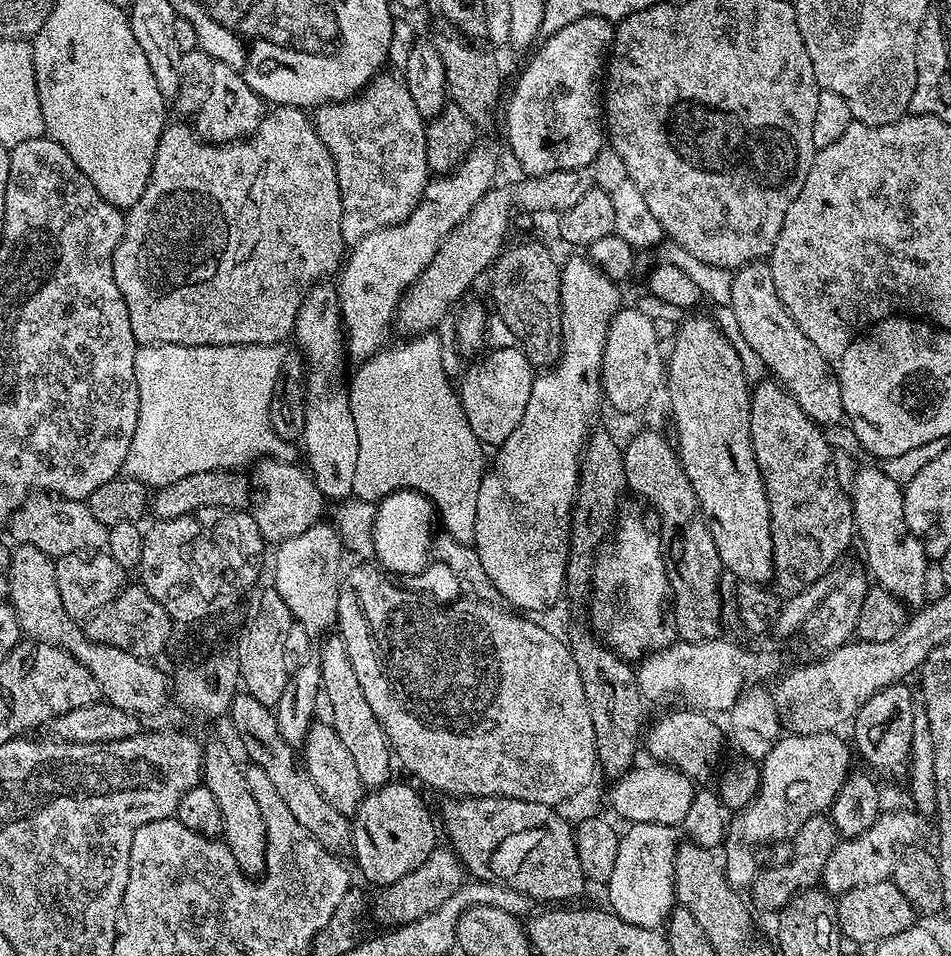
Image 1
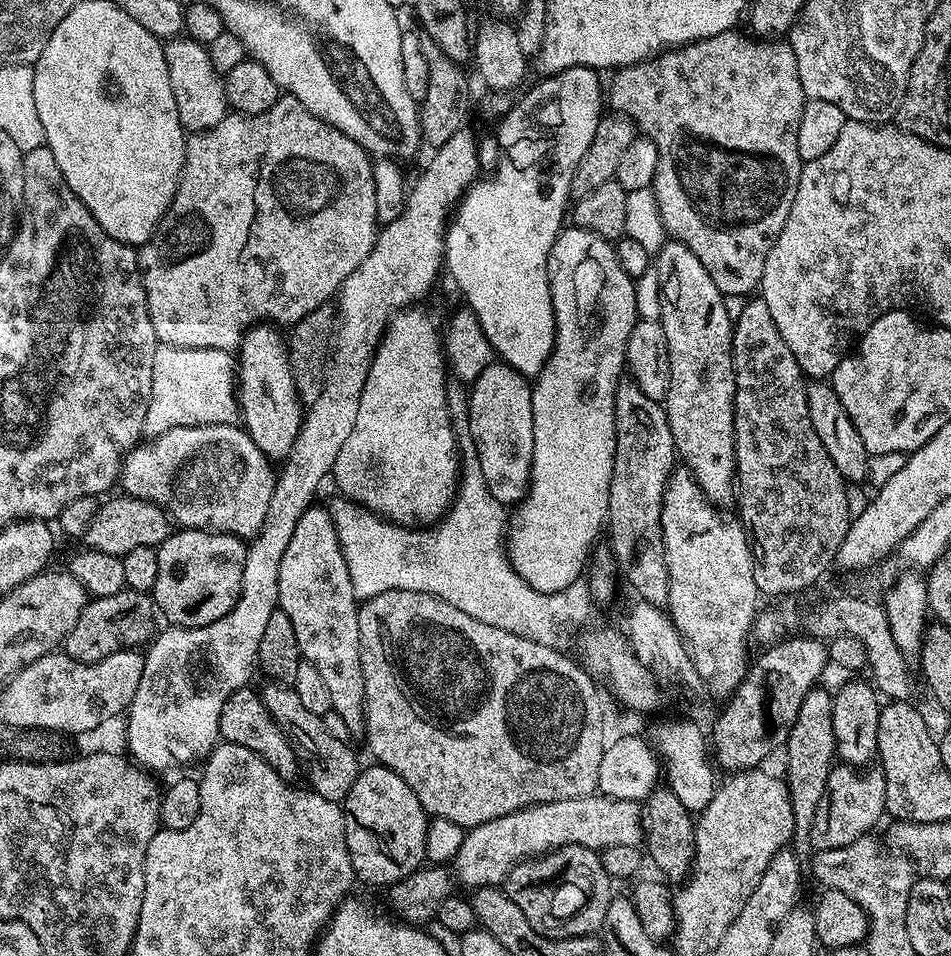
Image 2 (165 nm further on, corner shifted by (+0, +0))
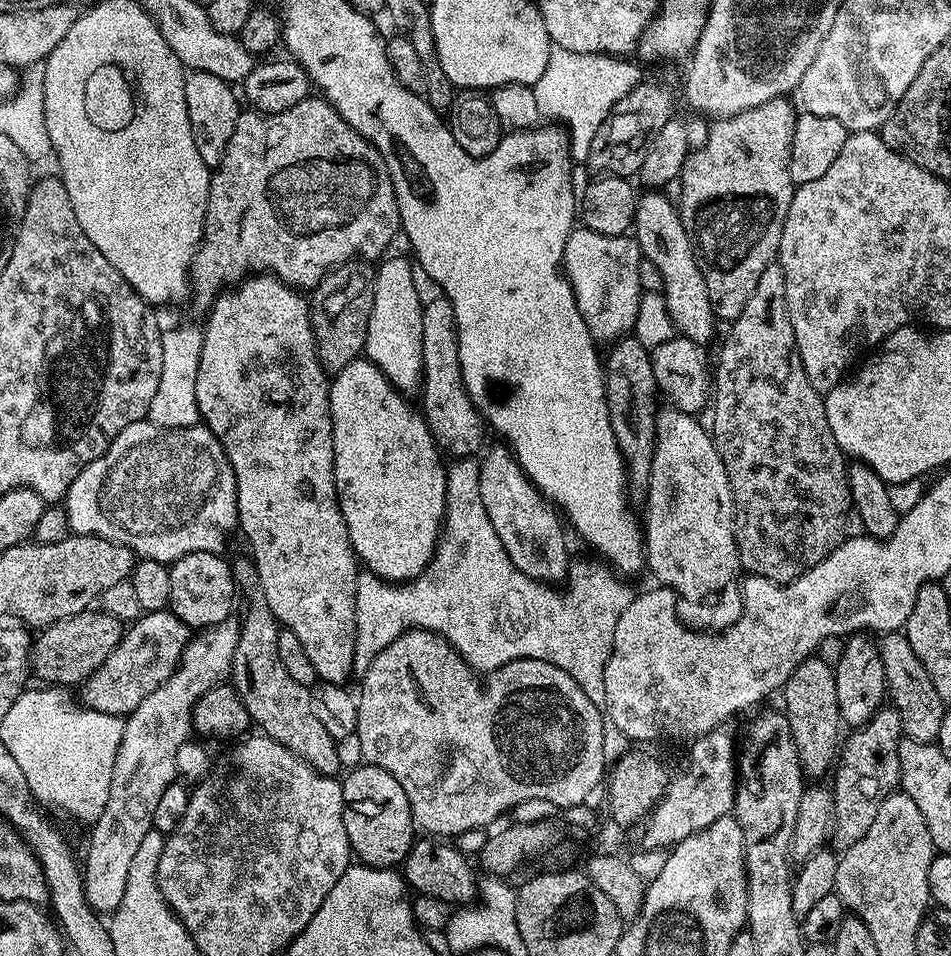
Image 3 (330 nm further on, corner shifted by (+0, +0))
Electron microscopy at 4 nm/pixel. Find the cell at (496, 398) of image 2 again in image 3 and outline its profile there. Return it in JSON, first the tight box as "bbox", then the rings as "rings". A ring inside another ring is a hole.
{"bbox":[478,447,570,585],"rings":[[[489,447],[480,460],[478,491],[482,494],[482,506],[486,506],[494,531],[502,546],[506,546],[506,554],[510,554],[510,562],[514,562],[514,566],[531,580],[555,585],[555,580],[563,581],[567,577],[570,563],[568,544],[564,541],[565,525],[557,509],[532,485],[507,447],[499,447]]]}

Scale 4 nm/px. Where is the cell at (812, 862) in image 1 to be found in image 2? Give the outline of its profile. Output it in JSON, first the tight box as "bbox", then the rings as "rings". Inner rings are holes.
{"bbox":[806,762,886,852],"rings":[[[843,762],[837,763],[831,770],[830,774],[826,778],[826,790],[824,791],[824,797],[822,802],[818,802],[818,814],[814,814],[814,826],[809,828],[806,832],[807,839],[812,840],[813,846],[816,852],[822,850],[834,850],[835,848],[841,848],[842,846],[850,846],[858,838],[869,835],[873,831],[872,827],[879,822],[880,819],[885,819],[886,813],[884,807],[886,806],[886,778],[884,777],[884,770],[879,766],[868,766],[863,770],[853,768],[851,764]]]}

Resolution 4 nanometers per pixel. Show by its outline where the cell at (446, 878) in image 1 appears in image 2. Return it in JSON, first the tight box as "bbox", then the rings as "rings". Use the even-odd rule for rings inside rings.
{"bbox":[454,794,645,890],"rings":[[[593,794],[558,802],[531,804],[528,808],[519,808],[502,818],[490,818],[490,822],[482,822],[478,826],[467,829],[464,833],[464,841],[454,859],[454,871],[457,881],[463,887],[465,884],[468,890],[494,888],[503,885],[515,864],[539,858],[568,844],[603,850],[610,846],[637,846],[645,836],[642,808],[634,801],[620,801],[601,794]]]}

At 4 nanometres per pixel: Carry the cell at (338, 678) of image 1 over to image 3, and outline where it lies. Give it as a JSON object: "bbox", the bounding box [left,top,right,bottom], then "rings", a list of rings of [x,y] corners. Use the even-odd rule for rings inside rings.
{"bbox":[194,274,360,685],"rings":[[[252,274],[241,280],[239,284],[221,292],[211,308],[207,309],[206,316],[208,316],[208,321],[202,324],[204,337],[202,338],[202,354],[198,358],[198,378],[194,382],[194,398],[198,398],[198,410],[203,427],[209,428],[216,435],[222,450],[226,450],[226,458],[232,463],[238,494],[238,518],[240,519],[238,528],[241,533],[244,531],[244,536],[248,539],[249,550],[247,551],[258,570],[260,589],[264,592],[270,610],[276,615],[277,622],[290,629],[298,637],[298,642],[302,642],[317,677],[325,684],[347,685],[348,679],[353,679],[354,676],[352,667],[354,666],[354,638],[356,637],[356,587],[360,572],[336,493],[332,415],[328,401],[330,376],[320,365],[320,359],[316,353],[309,301],[303,291],[285,284],[274,275]]]}

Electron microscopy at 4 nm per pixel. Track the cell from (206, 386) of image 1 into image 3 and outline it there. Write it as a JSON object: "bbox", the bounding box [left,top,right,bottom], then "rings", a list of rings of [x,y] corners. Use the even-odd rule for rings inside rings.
{"bbox":[147,328,203,428],"rings":[[[167,328],[160,333],[162,342],[162,378],[154,402],[150,402],[147,419],[163,428],[194,428],[201,423],[194,382],[198,378],[198,358],[202,354],[203,331],[196,328]]]}

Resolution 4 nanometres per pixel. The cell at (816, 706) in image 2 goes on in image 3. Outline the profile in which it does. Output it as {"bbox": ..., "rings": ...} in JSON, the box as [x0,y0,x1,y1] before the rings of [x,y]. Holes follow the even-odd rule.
{"bbox":[782,654,842,777],"rings":[[[813,654],[802,661],[794,674],[784,683],[782,711],[788,717],[790,734],[798,750],[800,764],[805,777],[820,776],[837,759],[842,744],[842,721],[838,710],[838,686],[833,665],[826,663],[819,655]]]}

